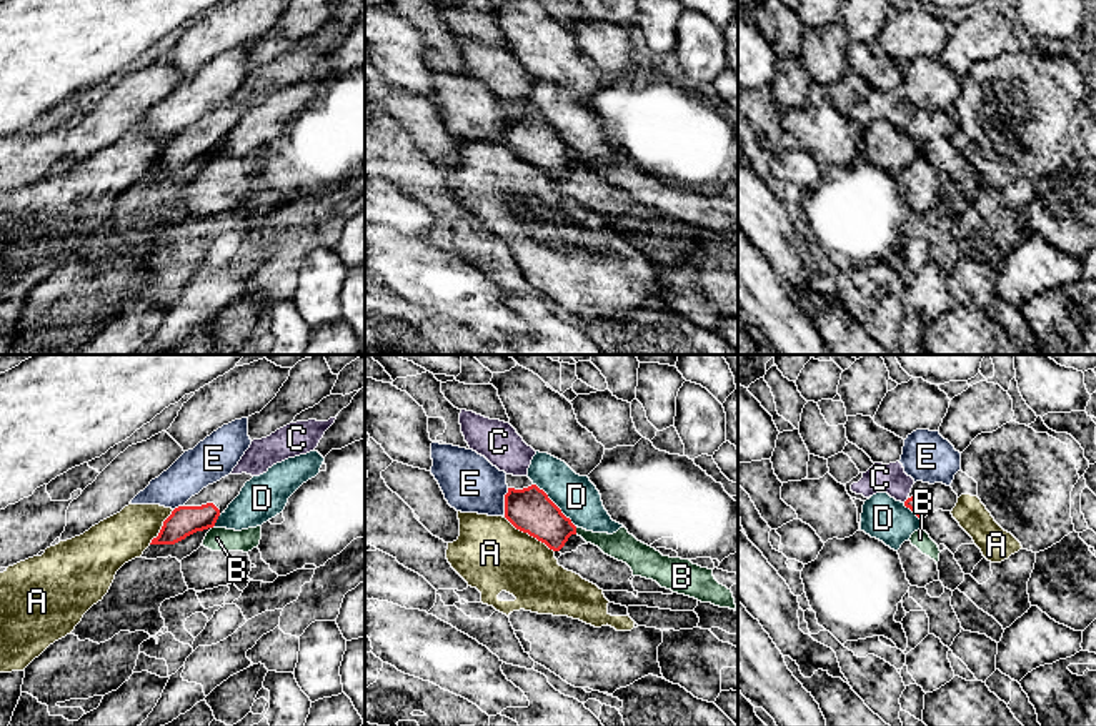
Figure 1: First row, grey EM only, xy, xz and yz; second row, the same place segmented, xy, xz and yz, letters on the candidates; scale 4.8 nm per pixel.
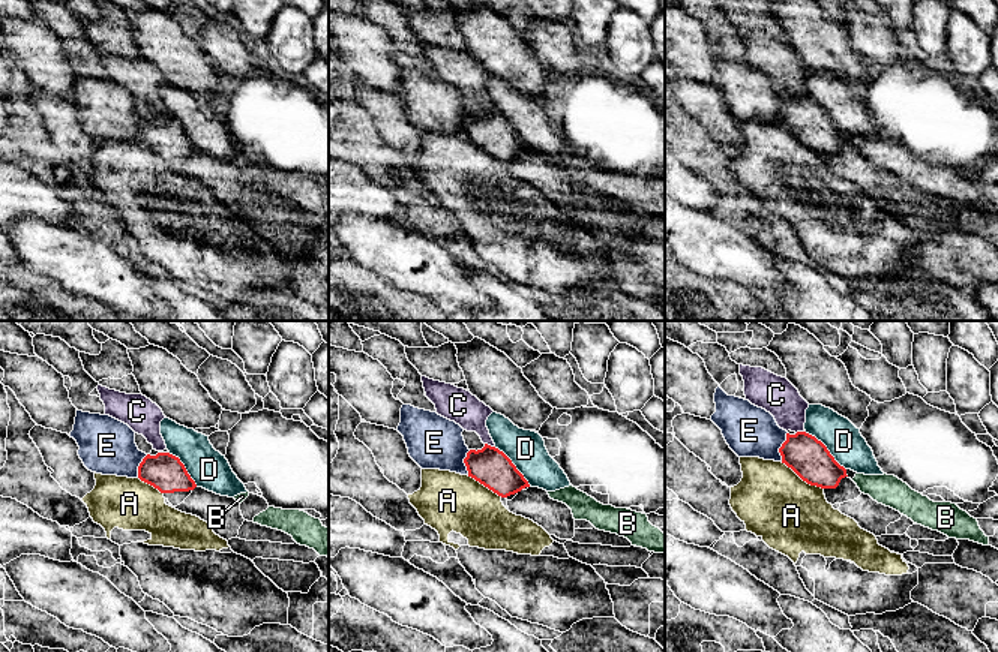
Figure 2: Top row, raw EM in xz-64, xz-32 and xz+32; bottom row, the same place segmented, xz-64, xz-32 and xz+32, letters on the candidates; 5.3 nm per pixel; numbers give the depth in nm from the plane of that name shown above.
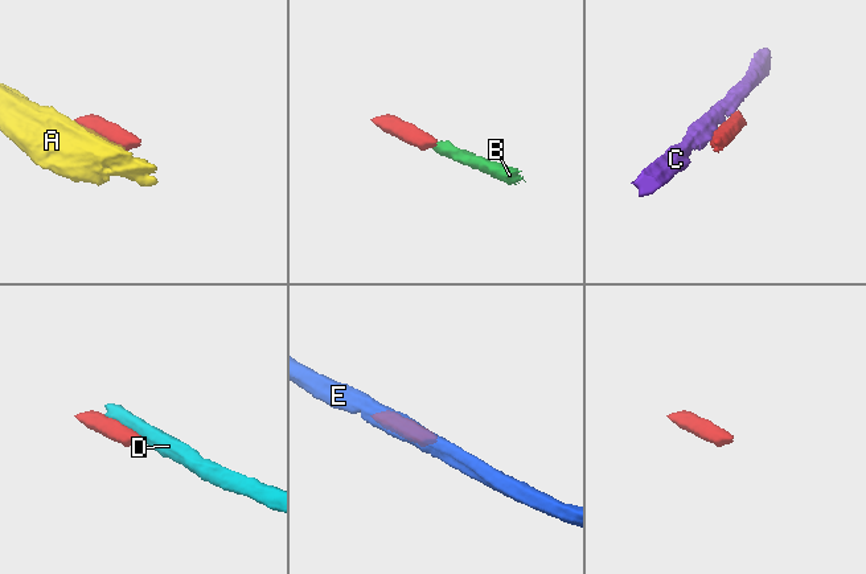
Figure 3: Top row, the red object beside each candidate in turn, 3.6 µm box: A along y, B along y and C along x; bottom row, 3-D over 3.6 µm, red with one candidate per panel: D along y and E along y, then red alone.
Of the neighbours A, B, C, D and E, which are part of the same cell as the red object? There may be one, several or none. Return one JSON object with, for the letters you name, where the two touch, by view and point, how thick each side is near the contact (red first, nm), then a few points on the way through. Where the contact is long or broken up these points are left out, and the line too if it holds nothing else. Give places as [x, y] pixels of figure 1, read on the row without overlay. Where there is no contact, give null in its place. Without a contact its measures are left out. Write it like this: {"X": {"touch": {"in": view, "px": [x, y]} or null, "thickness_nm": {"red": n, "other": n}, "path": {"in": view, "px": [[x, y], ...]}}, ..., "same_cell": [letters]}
{"same_cell": []}

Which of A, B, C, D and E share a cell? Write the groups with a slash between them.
A / B / C / D / E

